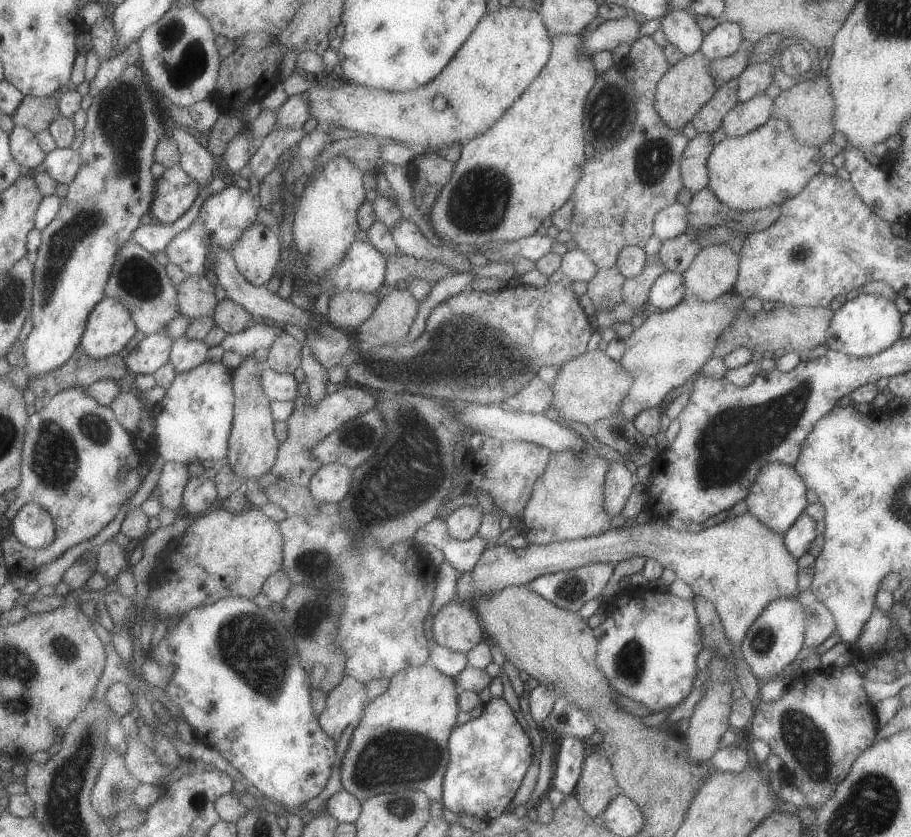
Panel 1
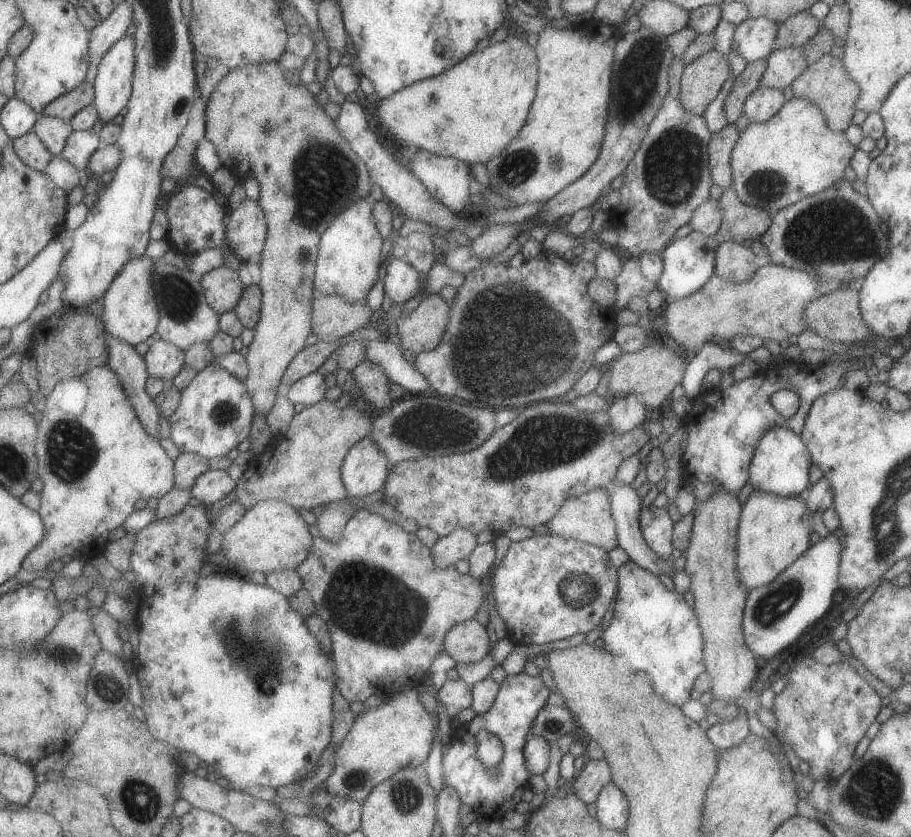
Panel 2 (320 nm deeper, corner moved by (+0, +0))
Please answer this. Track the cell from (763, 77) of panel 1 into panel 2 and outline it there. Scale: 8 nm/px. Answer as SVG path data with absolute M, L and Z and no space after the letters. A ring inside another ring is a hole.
M801 47L772 49L769 56L765 58L765 72L759 78L758 89L782 90L791 85L807 66Z

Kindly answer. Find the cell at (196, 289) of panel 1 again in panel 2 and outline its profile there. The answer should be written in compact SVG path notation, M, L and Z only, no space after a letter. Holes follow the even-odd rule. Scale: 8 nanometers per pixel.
M221 266L207 273L202 281L205 296L209 306L223 316L233 311L240 304L246 286L241 280L240 273L231 270L229 266Z

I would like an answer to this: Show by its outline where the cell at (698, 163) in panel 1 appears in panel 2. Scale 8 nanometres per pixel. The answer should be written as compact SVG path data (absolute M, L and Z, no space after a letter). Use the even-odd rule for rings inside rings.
M728 124L719 132L711 134L707 144L707 166L709 166L711 182L721 189L731 187L729 160L738 137L739 132L734 124Z

